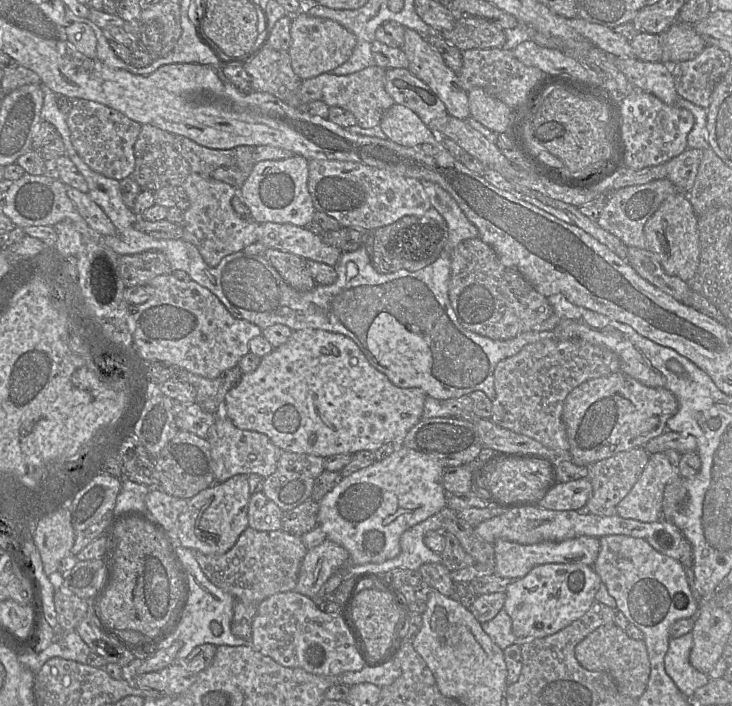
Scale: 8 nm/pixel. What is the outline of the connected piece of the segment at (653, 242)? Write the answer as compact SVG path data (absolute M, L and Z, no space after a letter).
M683 191L665 199L644 225L646 249L657 254L664 271L687 282L695 275L700 260L698 216Z

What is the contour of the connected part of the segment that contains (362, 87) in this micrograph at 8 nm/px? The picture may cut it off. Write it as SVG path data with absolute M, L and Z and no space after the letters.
M372 65L348 75L335 75L330 72L303 80L298 88L285 100L288 105L299 108L311 101L322 101L329 107L335 106L351 112L357 125L373 128L380 124L384 113L395 102L385 89L386 69Z

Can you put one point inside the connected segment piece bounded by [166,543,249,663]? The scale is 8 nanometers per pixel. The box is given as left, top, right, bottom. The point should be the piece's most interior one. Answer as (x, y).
(207, 618)

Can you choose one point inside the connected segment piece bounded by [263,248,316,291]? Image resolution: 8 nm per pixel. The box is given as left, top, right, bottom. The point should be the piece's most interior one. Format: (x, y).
(292, 268)

